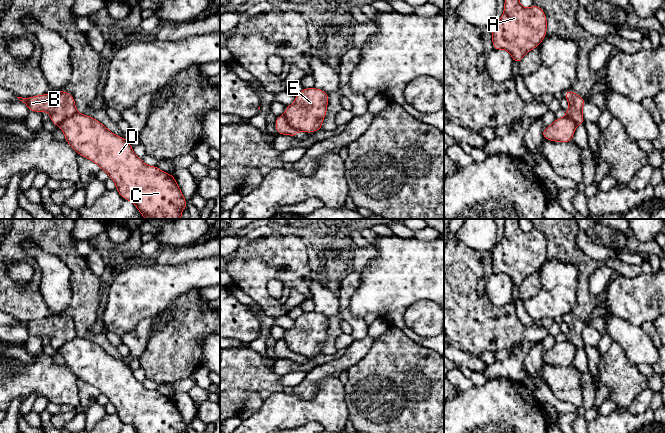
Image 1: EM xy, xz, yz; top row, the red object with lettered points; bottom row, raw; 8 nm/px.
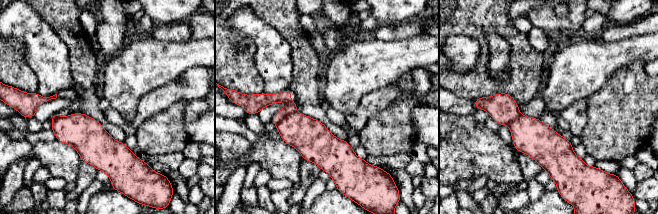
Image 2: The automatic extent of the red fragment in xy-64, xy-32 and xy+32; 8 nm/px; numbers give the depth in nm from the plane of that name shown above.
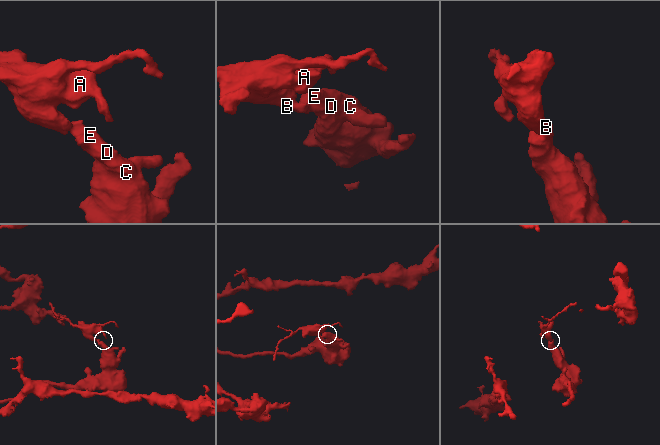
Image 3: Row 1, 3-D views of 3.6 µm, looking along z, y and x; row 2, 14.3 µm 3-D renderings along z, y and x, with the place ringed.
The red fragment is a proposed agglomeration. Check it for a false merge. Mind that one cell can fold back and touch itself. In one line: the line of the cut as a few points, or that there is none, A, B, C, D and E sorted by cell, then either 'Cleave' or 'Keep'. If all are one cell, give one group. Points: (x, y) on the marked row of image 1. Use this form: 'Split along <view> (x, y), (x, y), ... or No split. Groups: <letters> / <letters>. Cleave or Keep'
Split along xy (77, 112), (57, 126). Groups: A B / C D E. Cleave

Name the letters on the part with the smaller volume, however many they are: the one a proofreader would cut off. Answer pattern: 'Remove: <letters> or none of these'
Remove: A, B

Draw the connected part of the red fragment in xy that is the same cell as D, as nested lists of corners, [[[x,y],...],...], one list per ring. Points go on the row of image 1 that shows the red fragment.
[[[76,113],[58,126],[65,135],[65,141],[71,148],[88,160],[96,163],[99,168],[114,181],[120,196],[131,201],[145,219],[182,219],[182,211],[187,208],[187,202],[174,176],[160,170],[157,166],[150,166],[135,155],[129,140],[112,133],[100,121],[82,113]]]

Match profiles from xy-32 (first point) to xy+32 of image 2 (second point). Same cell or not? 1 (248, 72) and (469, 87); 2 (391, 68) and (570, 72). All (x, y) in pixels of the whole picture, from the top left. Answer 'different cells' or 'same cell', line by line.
1: same cell
2: same cell

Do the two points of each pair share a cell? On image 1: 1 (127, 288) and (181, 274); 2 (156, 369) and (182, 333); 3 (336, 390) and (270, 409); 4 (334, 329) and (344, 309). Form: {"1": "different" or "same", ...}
{"1": "same", "2": "same", "3": "same", "4": "different"}

